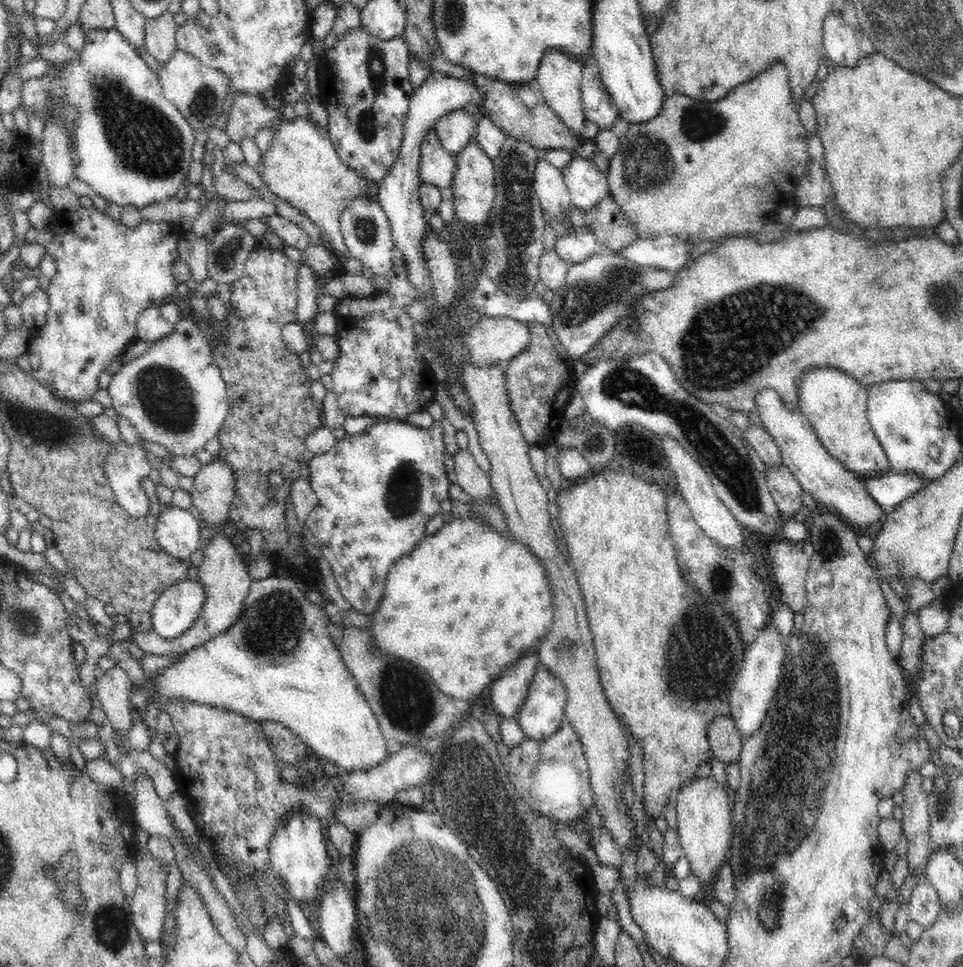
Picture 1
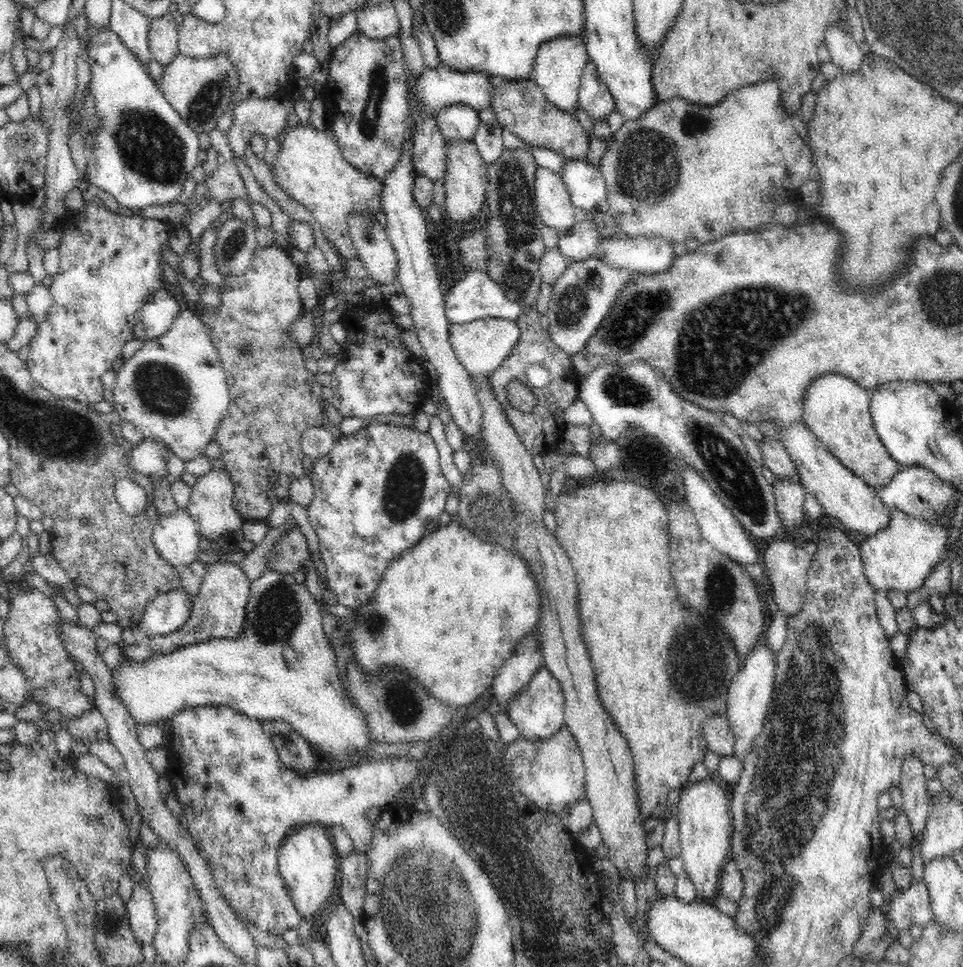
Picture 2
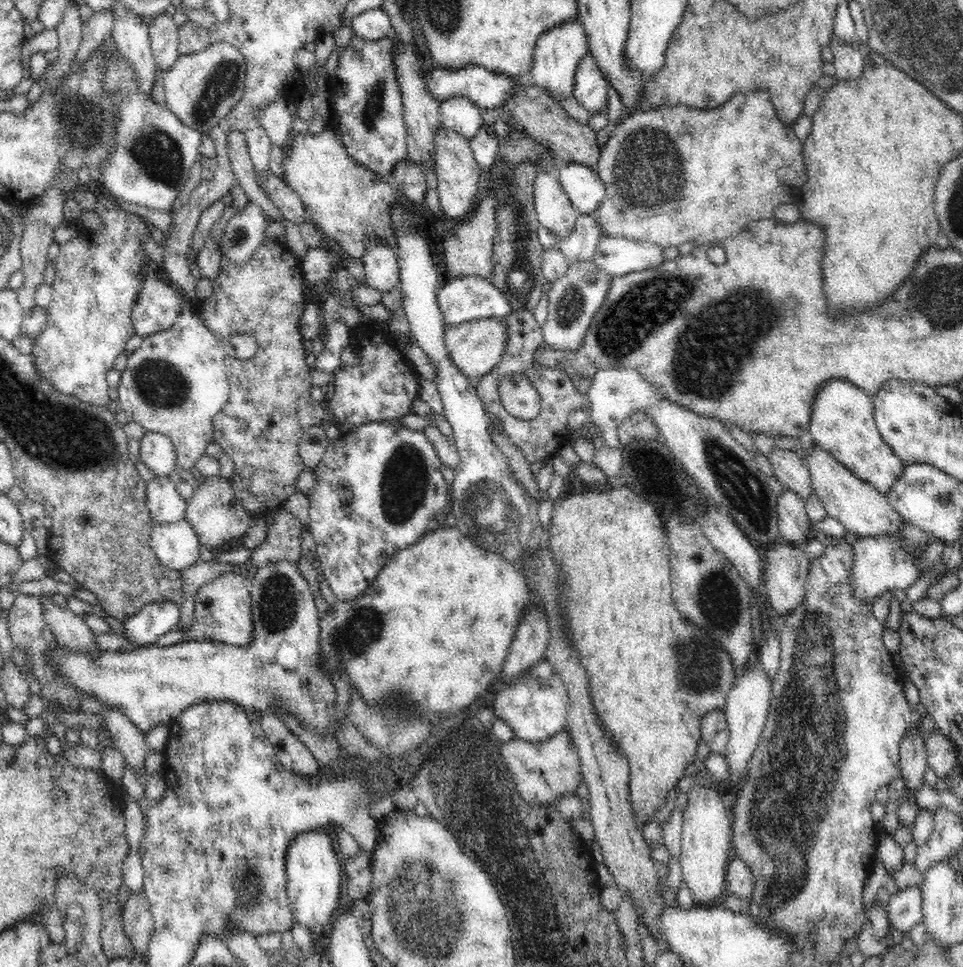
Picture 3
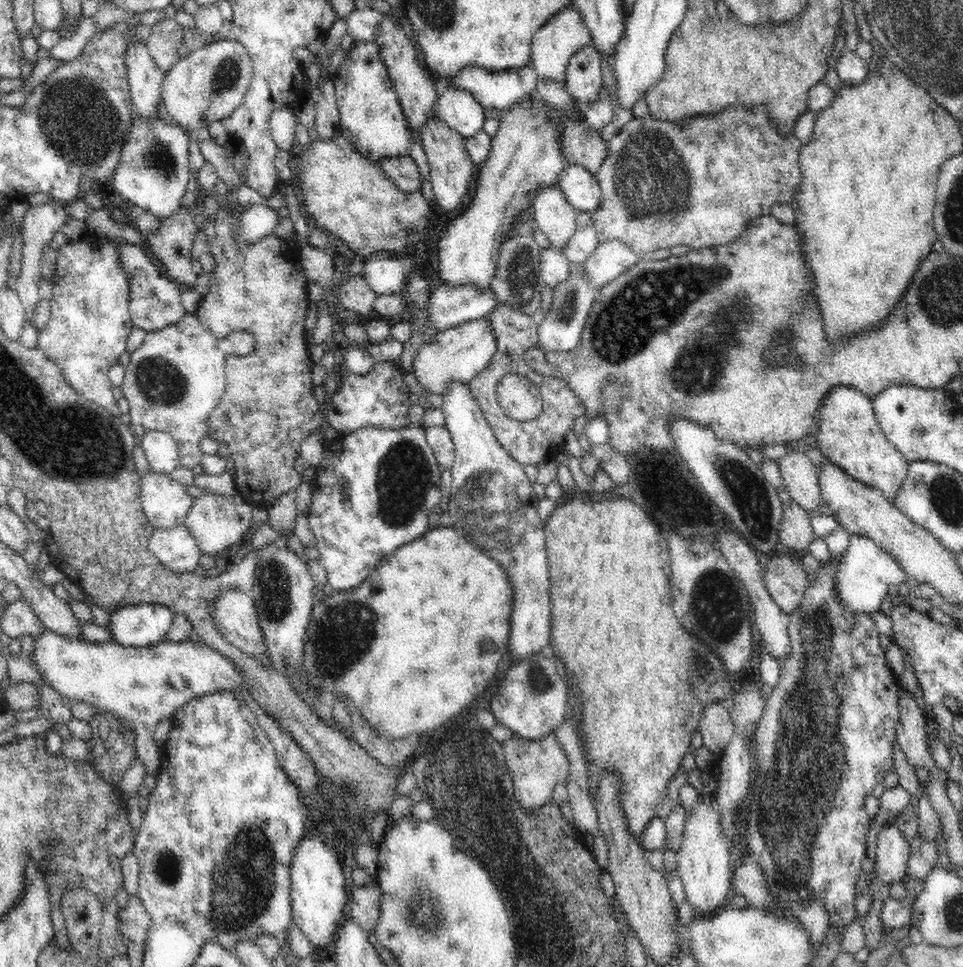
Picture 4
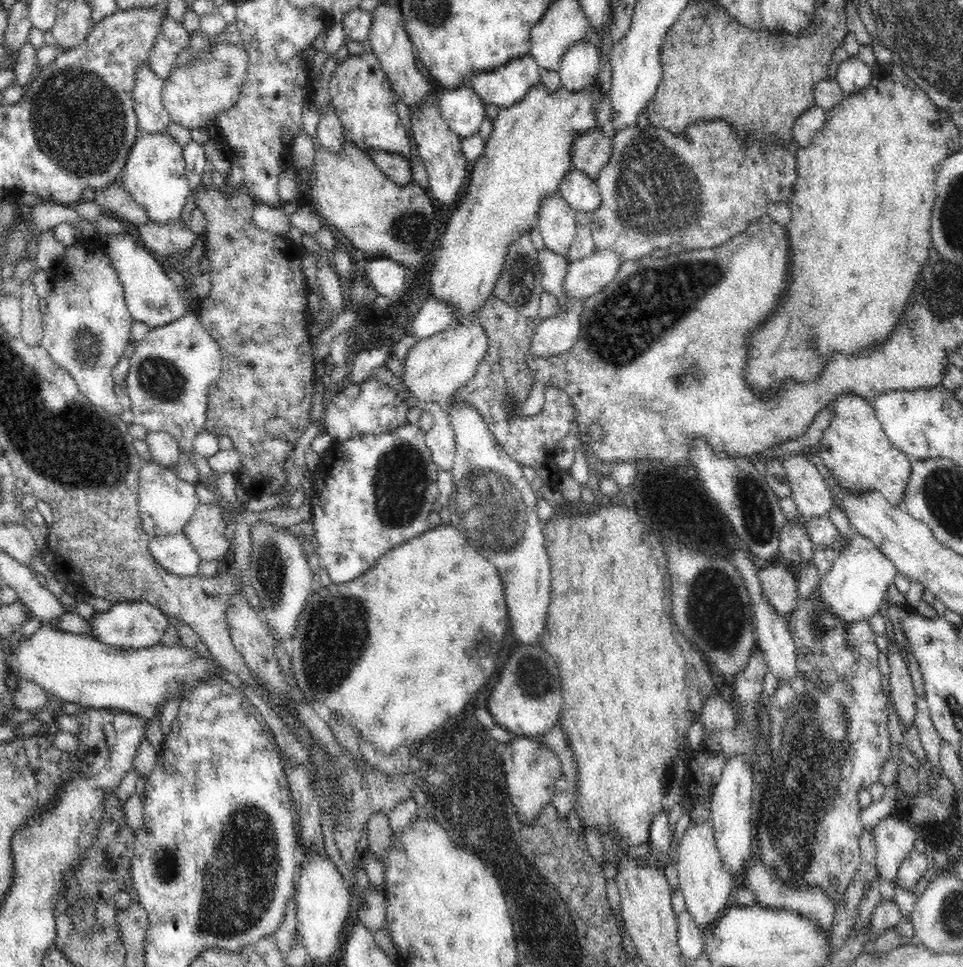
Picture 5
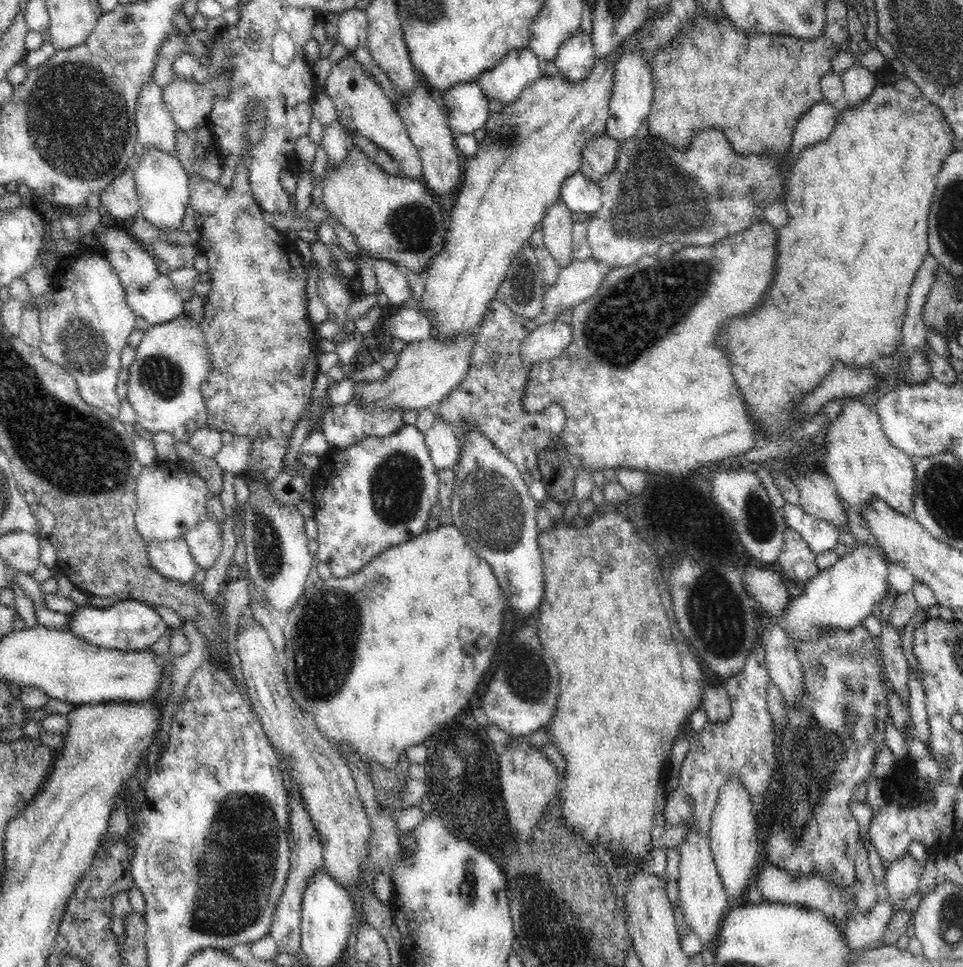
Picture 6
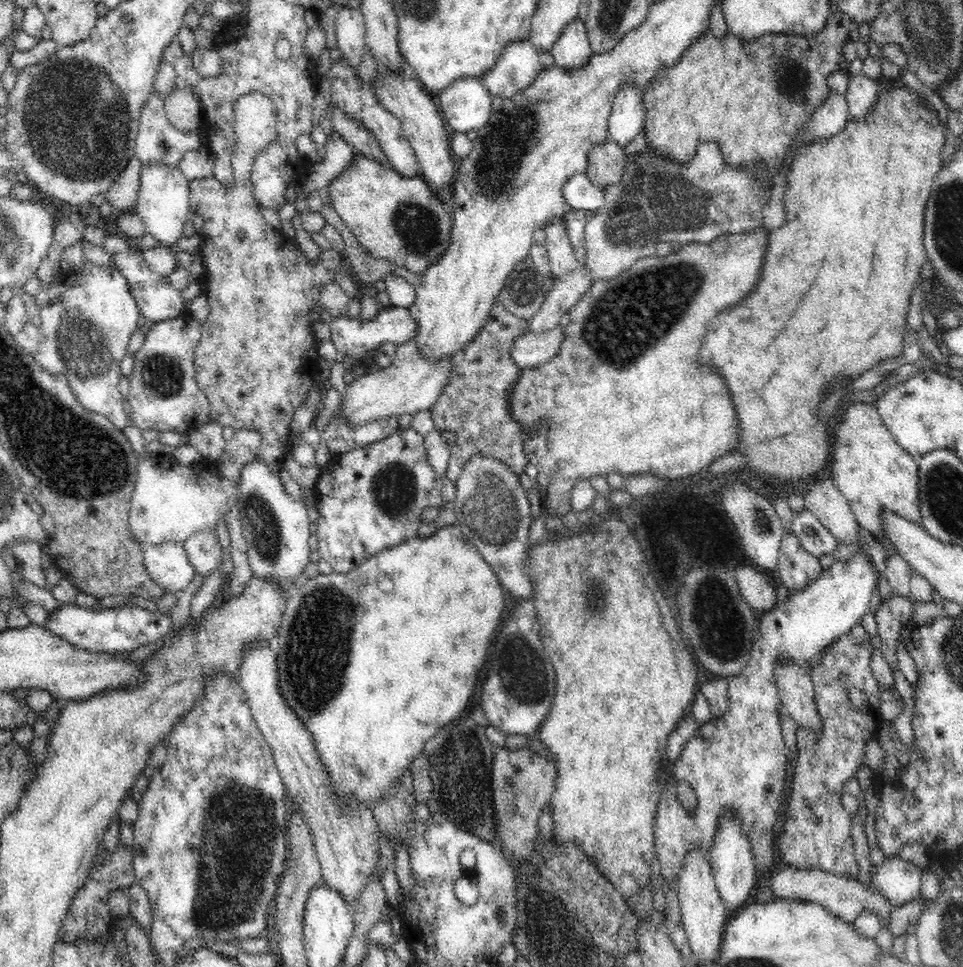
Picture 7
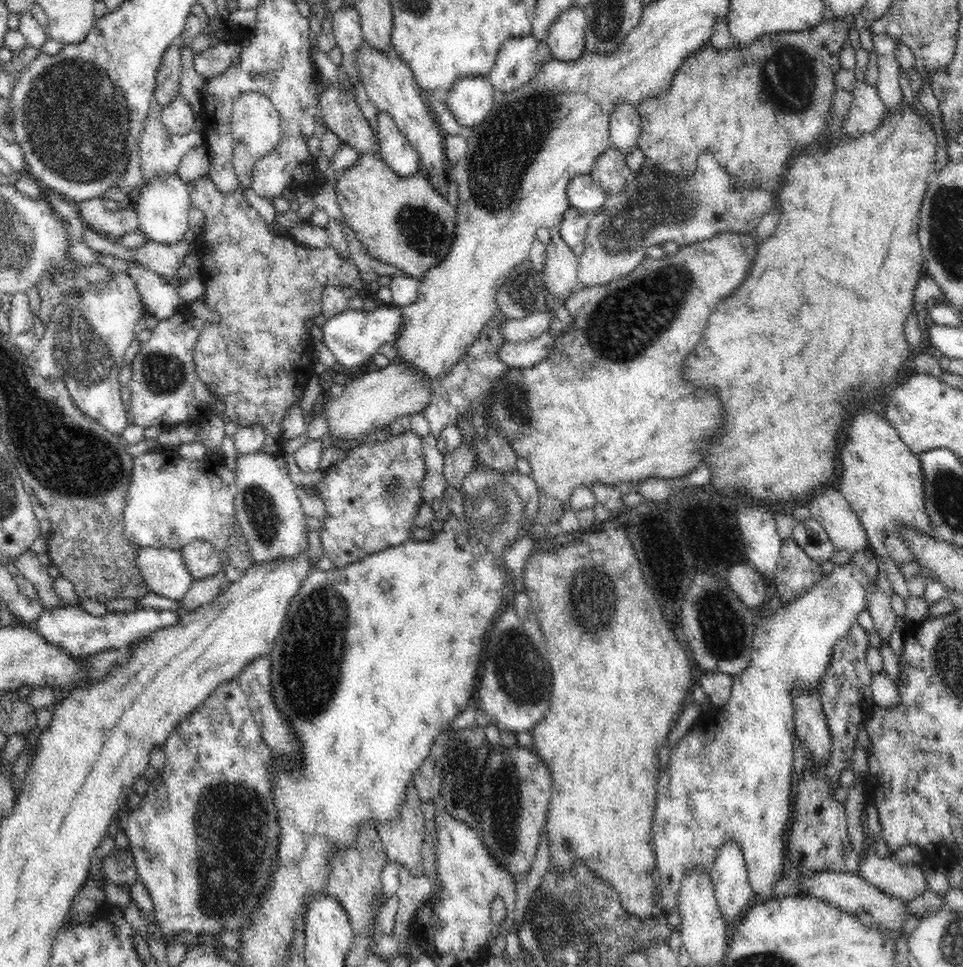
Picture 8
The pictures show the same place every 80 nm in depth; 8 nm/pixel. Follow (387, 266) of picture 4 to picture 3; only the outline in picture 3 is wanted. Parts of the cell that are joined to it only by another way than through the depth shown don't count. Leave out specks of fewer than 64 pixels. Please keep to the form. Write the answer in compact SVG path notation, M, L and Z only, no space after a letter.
M366 238L366 252L363 254L366 285L388 292L399 286L398 247L381 244L375 238Z

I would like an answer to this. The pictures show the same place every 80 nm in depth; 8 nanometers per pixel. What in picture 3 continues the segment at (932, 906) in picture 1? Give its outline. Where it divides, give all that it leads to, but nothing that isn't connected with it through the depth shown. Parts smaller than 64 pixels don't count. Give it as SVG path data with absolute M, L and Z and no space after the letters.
M912 886L891 894L887 904L887 917L895 933L909 932L922 920L922 891Z

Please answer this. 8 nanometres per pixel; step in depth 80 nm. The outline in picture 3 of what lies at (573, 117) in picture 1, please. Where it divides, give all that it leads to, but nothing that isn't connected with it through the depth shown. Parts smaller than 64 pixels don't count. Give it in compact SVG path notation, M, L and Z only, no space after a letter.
M566 22L563 26L546 32L544 36L540 36L535 46L530 82L548 92L551 98L558 96L553 100L573 96L575 72L588 52L588 35L580 22Z

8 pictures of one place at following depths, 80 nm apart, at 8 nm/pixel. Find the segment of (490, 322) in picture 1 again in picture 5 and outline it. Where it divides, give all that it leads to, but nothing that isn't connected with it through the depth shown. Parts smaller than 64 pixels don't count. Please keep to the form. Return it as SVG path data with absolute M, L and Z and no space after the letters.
M478 318L470 323L457 324L426 339L419 339L408 352L404 360L404 376L402 386L410 391L416 400L448 404L448 400L456 394L458 388L466 386L470 378L476 374L478 363L488 350L486 332Z

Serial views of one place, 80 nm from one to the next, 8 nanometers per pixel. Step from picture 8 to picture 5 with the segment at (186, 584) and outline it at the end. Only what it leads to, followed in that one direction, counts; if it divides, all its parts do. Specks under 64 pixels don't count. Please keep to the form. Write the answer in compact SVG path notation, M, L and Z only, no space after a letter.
M186 533L152 535L149 540L149 551L154 560L168 572L176 576L196 576L199 553L195 551Z

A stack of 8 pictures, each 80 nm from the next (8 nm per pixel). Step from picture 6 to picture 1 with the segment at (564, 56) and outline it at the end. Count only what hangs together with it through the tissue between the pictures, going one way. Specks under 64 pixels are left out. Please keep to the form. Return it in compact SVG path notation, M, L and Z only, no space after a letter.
M588 62L583 67L581 105L586 119L594 122L599 130L610 131L614 122L620 118L595 62Z

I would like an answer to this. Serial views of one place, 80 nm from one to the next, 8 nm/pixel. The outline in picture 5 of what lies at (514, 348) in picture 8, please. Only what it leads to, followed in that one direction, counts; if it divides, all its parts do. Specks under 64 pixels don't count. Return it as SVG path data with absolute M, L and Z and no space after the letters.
M567 298L568 309L560 310L557 315L548 319L538 320L537 328L530 342L529 352L536 357L552 357L570 351L578 342L580 336L580 320L582 320L583 302L586 298Z

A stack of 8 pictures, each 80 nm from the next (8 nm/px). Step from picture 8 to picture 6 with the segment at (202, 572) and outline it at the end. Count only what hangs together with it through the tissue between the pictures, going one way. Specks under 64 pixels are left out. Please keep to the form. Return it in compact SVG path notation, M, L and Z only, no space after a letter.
M211 515L202 516L184 536L196 564L206 570L214 566L223 545L221 525Z

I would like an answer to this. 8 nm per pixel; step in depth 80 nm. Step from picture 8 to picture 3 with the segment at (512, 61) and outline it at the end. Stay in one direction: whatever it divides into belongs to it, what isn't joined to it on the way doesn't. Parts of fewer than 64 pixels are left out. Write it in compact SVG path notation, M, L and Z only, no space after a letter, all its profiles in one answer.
M434 66L424 71L424 81L426 81L426 87L432 91L432 95L440 102L450 97L464 96L468 97L477 108L500 110L501 102L510 91L513 91L515 85L530 82L530 78L498 75L484 67L470 66L454 71Z

